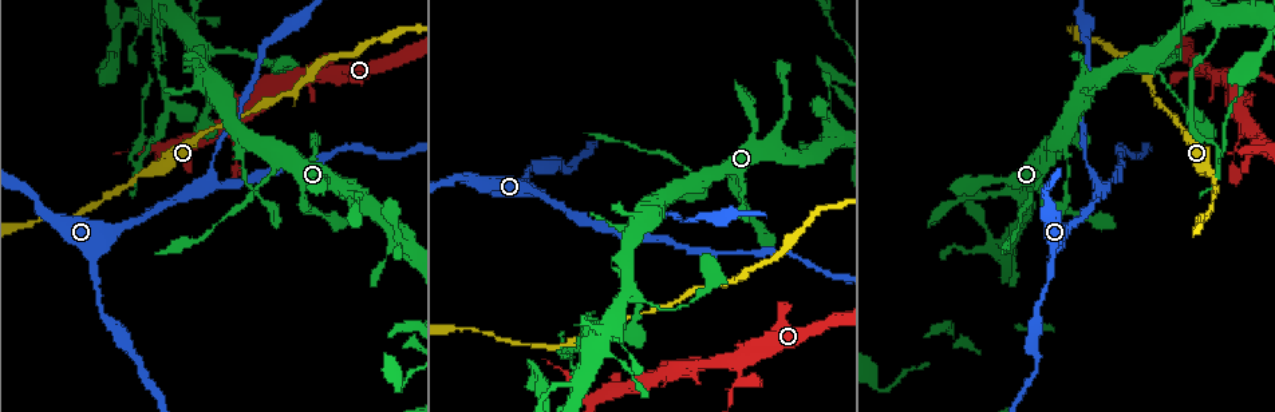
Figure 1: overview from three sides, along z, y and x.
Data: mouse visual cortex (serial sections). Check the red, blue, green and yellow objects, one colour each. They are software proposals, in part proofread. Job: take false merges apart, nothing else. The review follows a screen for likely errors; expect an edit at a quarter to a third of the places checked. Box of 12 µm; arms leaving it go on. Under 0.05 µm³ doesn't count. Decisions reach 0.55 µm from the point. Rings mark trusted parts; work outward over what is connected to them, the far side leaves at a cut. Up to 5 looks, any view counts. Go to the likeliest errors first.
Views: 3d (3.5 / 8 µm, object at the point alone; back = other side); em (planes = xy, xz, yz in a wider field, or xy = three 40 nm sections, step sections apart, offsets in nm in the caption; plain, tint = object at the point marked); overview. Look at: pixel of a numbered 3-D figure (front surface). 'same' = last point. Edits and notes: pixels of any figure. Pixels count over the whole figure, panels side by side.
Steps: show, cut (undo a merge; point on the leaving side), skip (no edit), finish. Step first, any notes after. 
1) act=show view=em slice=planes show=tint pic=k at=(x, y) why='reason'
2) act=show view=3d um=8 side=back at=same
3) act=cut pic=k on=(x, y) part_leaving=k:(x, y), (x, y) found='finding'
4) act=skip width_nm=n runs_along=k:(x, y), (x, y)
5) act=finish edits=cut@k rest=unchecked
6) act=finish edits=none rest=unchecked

act=show view=3d um=3.5 pic=1 at=(690, 170) why='sudden change in width'

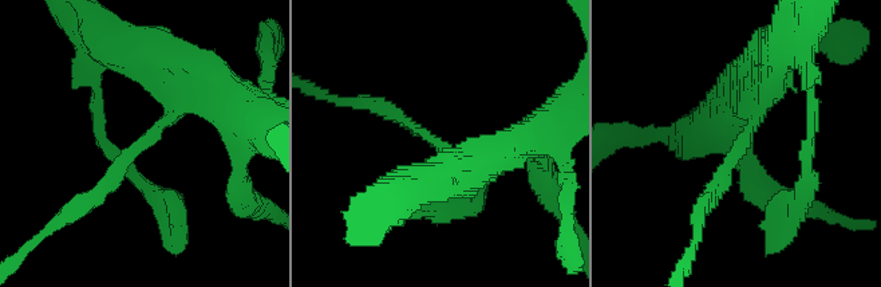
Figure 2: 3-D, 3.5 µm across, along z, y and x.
act=show view=em slice=xy step=2 show=tint pic=2 at=(147, 136) arm_widths_nm=200,450 why='shape alone is not enough'

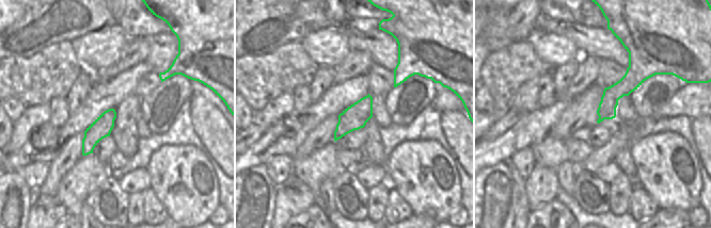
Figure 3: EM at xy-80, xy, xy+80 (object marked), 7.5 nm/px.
act=cut pic=2 on=(421, 132) width_nm=190 part_leaving=2:(159, 128), (90, 201), (70, 211) found='a second cell is stuck on'

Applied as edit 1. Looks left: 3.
act=show view=overview why='redraw'

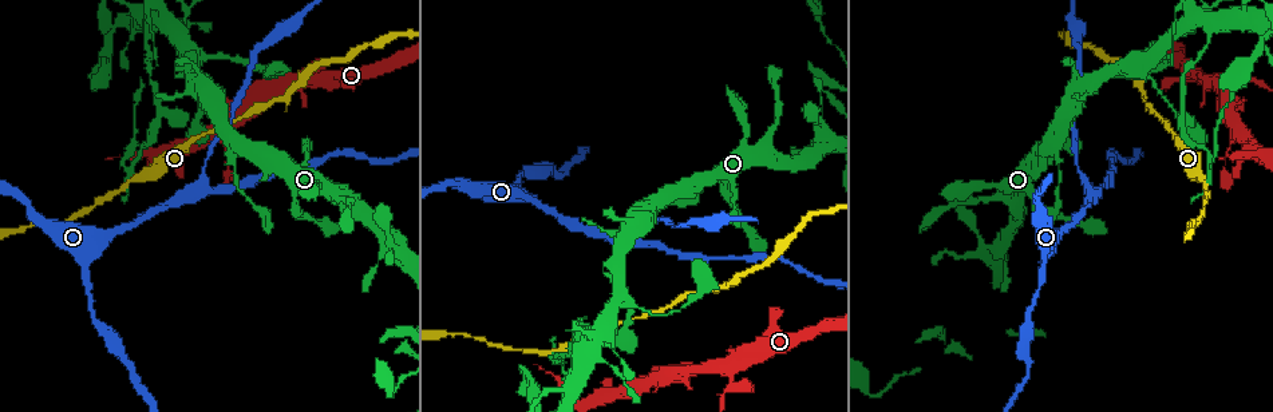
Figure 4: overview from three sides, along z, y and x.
act=show view=3d um=3.5 pic=4 at=(622, 282)

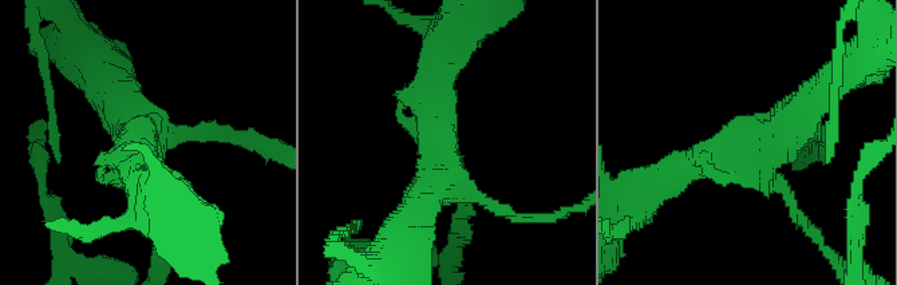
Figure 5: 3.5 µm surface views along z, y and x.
act=show view=em slice=xy step=3 show=tint pic=5 at=(439, 144) arms=4 arm_widths_nm=150,200,400,450 why='now the EM'

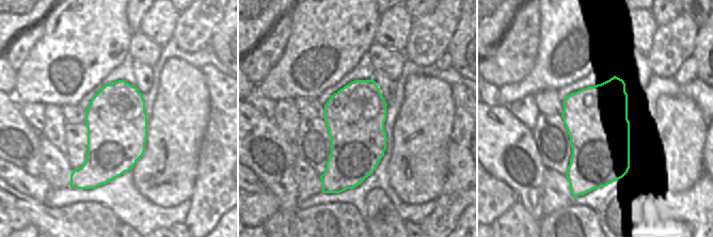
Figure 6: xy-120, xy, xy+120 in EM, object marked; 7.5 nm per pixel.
act=skip runs_along=5:(666, 178), (779, 138), (813, 97) found='one cell here'

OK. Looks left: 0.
act=finish edits=cut@2 rest=unchecked

